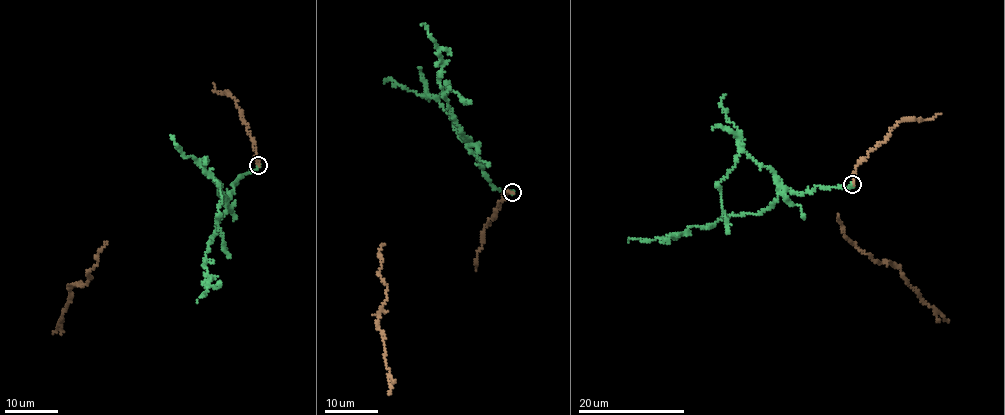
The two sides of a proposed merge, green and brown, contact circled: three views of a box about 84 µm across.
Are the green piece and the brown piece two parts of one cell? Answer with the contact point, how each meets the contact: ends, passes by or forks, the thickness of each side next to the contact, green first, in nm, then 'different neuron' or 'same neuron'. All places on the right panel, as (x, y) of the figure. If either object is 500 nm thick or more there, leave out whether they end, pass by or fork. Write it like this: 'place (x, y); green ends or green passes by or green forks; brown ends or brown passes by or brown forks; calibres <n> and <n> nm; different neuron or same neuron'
place (852, 184); green ends; brown ends; calibres 280 and 300 nm; different neuron

